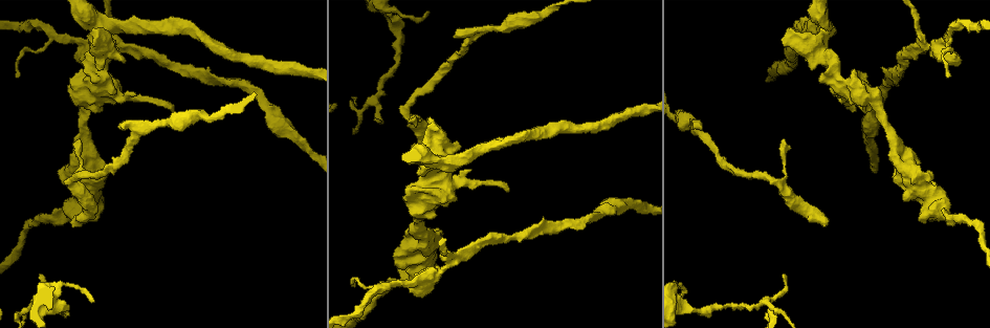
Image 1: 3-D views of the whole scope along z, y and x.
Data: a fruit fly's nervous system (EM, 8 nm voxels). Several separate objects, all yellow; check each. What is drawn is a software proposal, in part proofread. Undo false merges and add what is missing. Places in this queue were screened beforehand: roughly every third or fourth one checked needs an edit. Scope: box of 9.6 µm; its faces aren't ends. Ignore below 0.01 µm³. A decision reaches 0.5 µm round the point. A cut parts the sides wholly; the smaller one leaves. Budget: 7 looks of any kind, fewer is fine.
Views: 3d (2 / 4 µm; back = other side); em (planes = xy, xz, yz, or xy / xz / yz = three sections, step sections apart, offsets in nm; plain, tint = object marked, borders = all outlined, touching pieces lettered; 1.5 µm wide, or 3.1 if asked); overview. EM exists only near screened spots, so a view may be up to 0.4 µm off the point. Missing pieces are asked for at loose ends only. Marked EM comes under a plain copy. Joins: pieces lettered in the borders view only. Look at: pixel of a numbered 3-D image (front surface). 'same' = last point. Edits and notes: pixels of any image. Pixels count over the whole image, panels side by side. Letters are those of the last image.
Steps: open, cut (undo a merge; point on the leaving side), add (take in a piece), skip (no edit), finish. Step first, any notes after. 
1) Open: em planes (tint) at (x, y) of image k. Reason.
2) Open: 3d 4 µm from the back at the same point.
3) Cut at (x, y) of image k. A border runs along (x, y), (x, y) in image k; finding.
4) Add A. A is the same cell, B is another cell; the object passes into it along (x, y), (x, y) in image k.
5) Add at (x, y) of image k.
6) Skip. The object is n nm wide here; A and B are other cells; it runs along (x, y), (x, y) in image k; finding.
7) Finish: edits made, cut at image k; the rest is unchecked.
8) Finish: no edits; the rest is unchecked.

Open: em xz step 8 (tint) at (120, 86) of image 1.

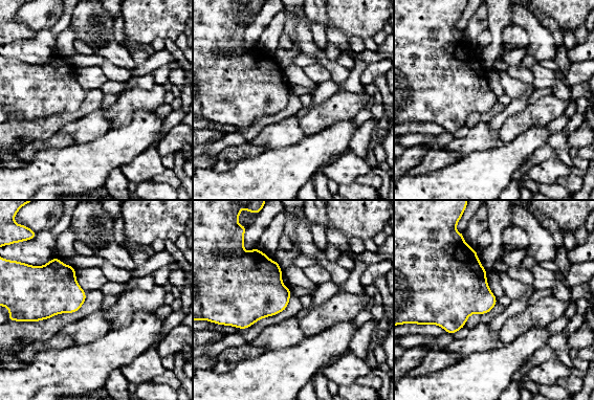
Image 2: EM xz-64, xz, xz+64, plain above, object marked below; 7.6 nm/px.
Open: em planes (borders) at the same point.

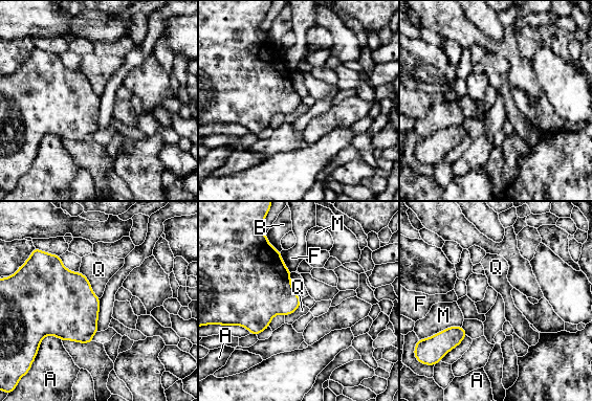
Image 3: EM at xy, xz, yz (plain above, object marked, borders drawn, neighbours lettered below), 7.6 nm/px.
Skip. The object is 260 nm wide here; A, B, F, M and Q are other cells; a border runs along (80, 271), (100, 297) in image 3; no lettered piece goes on from it.

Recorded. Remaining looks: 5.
Open: em planes (borders) at (393, 285) of image 1. Calibre changes.

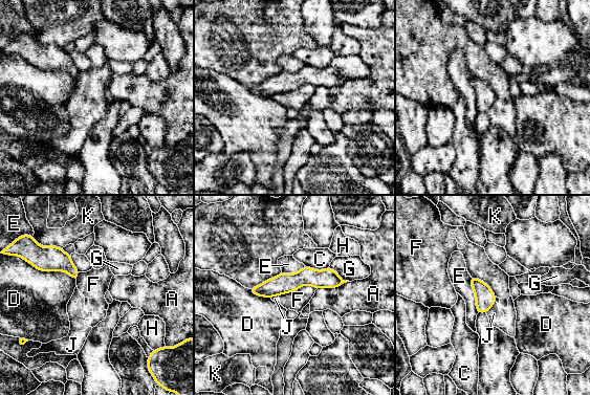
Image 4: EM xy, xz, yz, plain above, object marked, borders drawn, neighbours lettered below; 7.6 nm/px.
Skip. The object is 150 nm wide here; A, C, D, E, F, G, H, J and K are other cells; it runs along (340, 281), (299, 279), (254, 289) in image 4; continuous, no second neuron.

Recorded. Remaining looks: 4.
Open: em planes (tint) at (464, 256) of image 1. Two arms in line, one across.

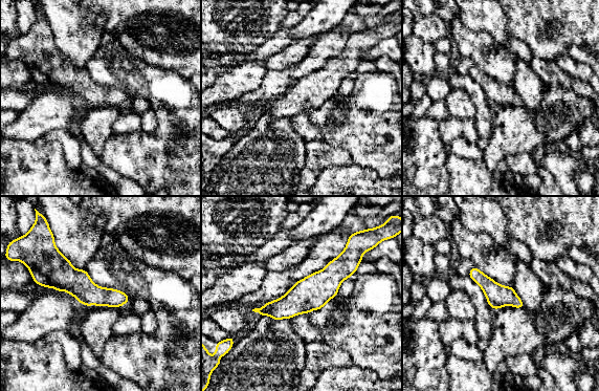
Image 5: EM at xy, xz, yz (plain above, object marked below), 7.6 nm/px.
Open: em planes (borders) at the same point. See the neighbours.

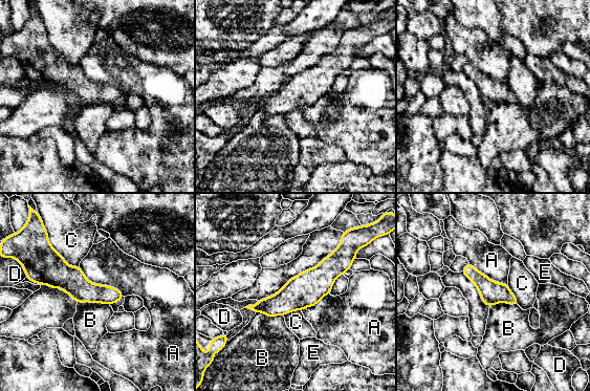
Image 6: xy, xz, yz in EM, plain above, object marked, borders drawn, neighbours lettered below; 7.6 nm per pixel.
Skip. The object is 180 nm wide here; A, B, C, D and E are other cells; a border runs along (80, 266), (125, 296) in image 6; all the same neuron.

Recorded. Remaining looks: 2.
Finish: no edits; the rest is unchecked.

